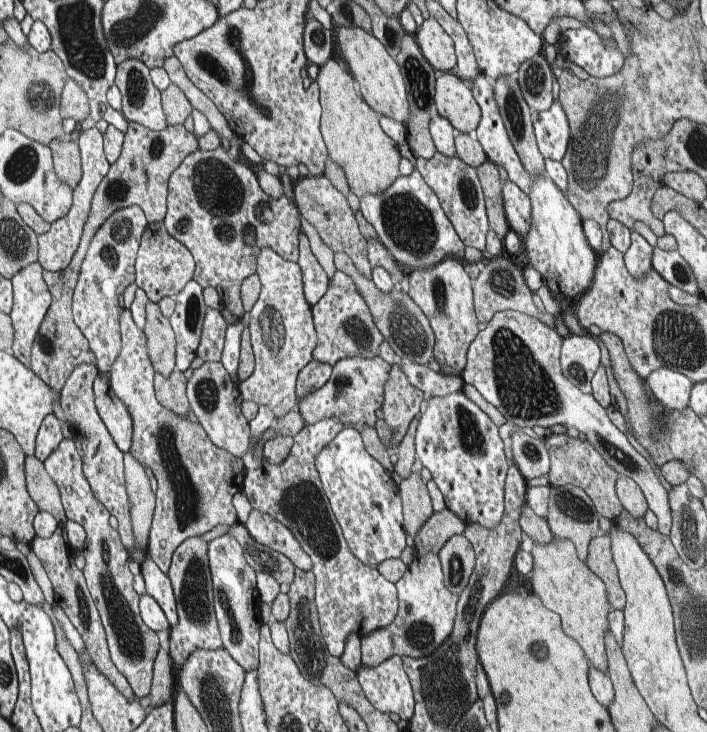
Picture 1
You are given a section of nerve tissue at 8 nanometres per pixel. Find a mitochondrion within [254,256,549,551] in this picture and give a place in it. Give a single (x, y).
(406, 332)

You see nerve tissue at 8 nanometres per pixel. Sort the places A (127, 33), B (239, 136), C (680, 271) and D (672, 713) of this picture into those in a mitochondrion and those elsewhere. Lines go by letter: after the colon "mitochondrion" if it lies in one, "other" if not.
A: mitochondrion
B: other
C: mitochondrion
D: other

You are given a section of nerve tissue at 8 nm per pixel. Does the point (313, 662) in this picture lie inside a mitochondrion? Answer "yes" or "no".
yes

